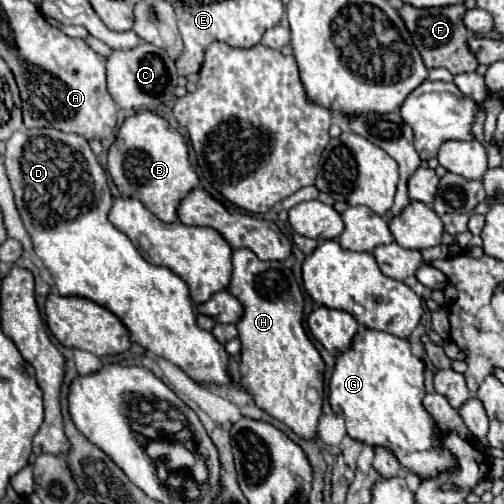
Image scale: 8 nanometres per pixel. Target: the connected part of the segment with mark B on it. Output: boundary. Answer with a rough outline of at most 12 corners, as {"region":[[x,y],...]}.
{"region":[[161,115],[123,121],[107,153],[121,195],[165,223],[199,185]]}

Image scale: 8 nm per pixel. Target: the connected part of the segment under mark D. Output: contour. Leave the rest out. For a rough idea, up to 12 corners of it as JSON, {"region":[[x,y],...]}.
{"region":[[15,131],[5,167],[65,297],[195,383],[229,385],[187,283],[107,213],[87,139]]}

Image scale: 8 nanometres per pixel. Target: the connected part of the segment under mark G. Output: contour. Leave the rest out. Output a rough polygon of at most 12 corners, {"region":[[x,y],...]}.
{"region":[[359,325],[329,403],[413,475],[453,469],[407,339]]}

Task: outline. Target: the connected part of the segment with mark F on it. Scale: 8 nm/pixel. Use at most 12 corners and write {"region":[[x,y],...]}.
{"region":[[465,5],[399,15],[425,65],[475,71]]}

